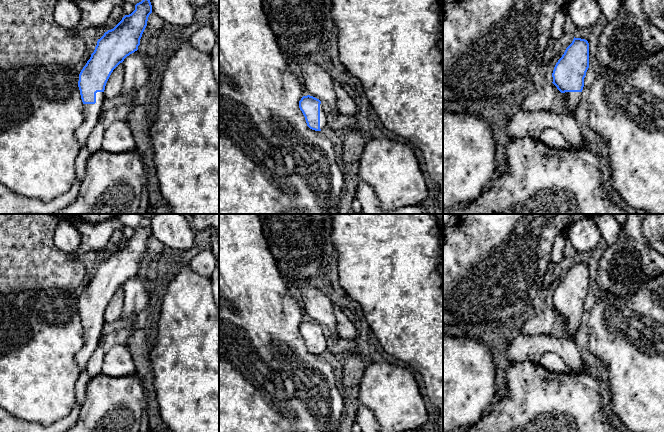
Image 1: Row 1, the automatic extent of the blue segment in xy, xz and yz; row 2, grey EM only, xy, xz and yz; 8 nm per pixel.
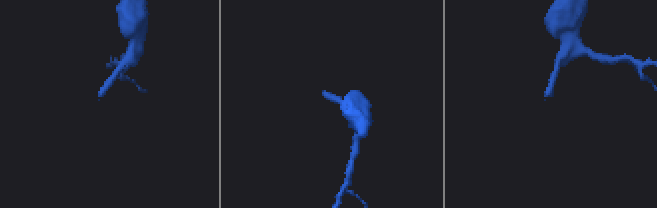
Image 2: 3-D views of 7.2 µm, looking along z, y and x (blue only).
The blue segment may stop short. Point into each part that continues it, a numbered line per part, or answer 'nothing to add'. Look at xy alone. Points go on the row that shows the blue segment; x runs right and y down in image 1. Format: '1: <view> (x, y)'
1: xy (91, 111)

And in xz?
1: xz (323, 118)

